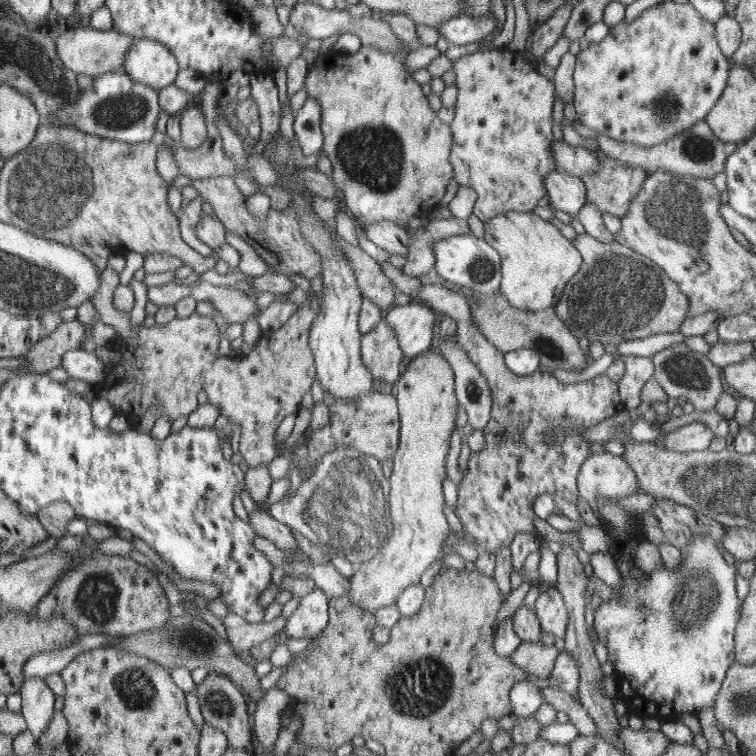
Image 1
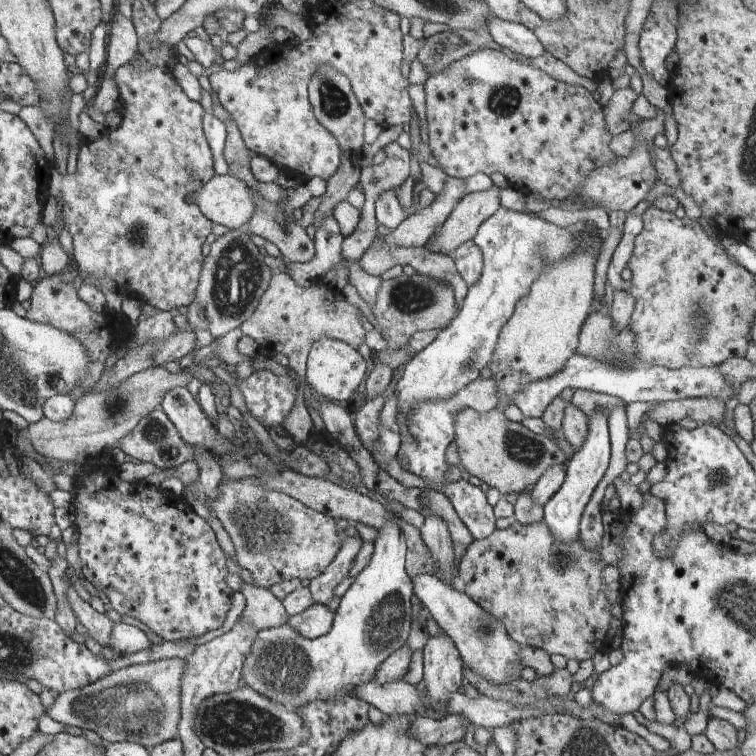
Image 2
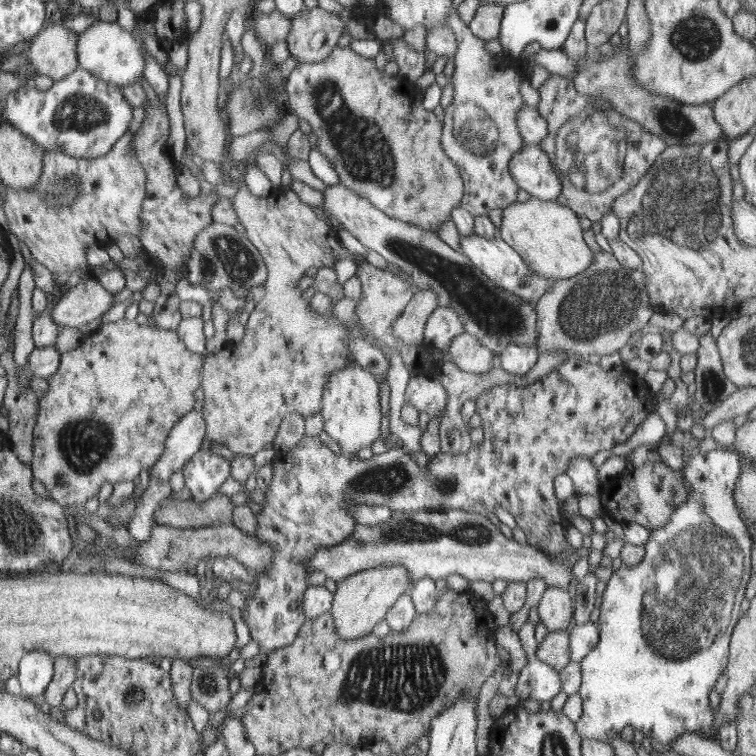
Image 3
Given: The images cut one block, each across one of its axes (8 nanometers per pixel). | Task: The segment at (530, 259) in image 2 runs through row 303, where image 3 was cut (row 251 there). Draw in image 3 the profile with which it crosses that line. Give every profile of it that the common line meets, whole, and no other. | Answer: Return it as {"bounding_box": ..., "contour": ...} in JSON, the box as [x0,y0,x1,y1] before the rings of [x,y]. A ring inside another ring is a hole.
{"bounding_box":[460,234,557,305],"contour":[[[472,234],[461,236],[460,245],[463,254],[468,260],[472,261],[472,264],[476,265],[476,268],[479,268],[487,277],[490,277],[500,288],[515,293],[522,300],[528,300],[528,302],[535,305],[542,295],[546,295],[553,286],[557,286],[556,282],[552,281],[550,277],[544,277],[544,275],[532,271],[530,264],[523,260],[522,254],[516,252],[504,239],[498,237],[488,239]]]}

